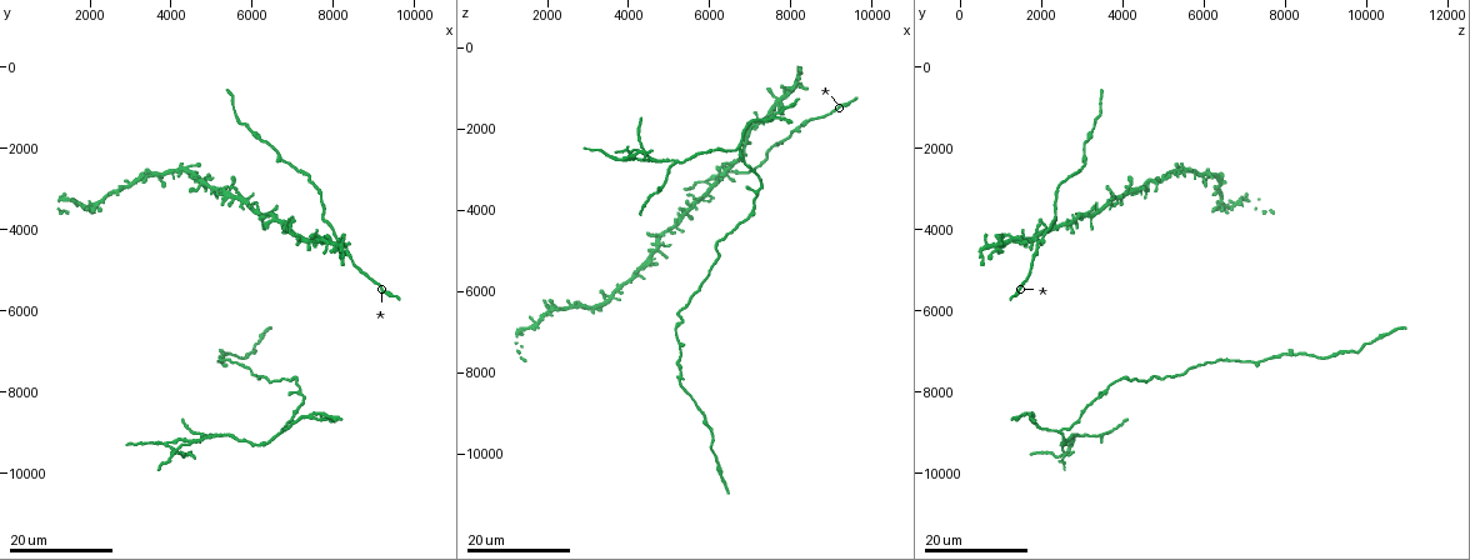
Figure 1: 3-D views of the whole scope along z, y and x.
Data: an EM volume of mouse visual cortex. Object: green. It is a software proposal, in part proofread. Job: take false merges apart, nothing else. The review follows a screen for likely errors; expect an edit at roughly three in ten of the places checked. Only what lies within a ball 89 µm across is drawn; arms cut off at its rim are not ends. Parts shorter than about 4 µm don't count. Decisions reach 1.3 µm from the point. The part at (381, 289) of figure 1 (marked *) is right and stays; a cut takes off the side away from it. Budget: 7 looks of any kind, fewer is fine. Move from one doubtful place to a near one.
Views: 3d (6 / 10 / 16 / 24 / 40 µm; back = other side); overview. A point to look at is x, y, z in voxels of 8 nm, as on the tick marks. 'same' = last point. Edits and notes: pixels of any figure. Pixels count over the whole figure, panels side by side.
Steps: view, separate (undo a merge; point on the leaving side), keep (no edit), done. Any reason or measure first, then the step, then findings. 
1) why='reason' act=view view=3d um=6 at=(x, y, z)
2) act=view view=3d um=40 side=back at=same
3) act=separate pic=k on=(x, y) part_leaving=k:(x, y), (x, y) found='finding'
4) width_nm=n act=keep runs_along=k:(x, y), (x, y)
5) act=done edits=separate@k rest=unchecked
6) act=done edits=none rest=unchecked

why='arms part here' act=view view=3d um=16 at=(7350, 8600, 1800)

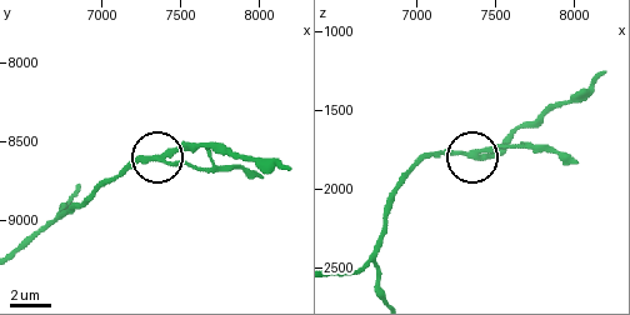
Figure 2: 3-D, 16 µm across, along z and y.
act=view view=3d um=6 at=(7400, 8620, 1800)

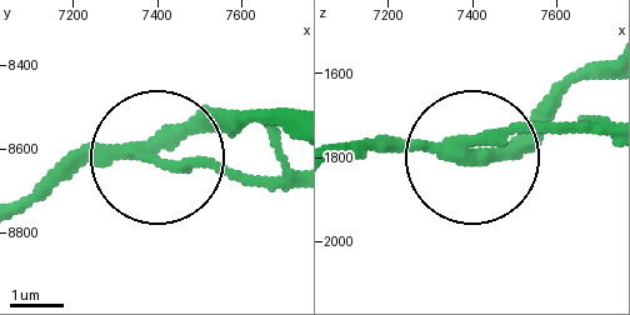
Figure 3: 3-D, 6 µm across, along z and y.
width_nm=250 act=separate pic=3 on=(231, 171) part_leaving=3:(151, 161), (281, 175) found='two neurons meet here'

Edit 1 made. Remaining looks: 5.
act=view view=overview

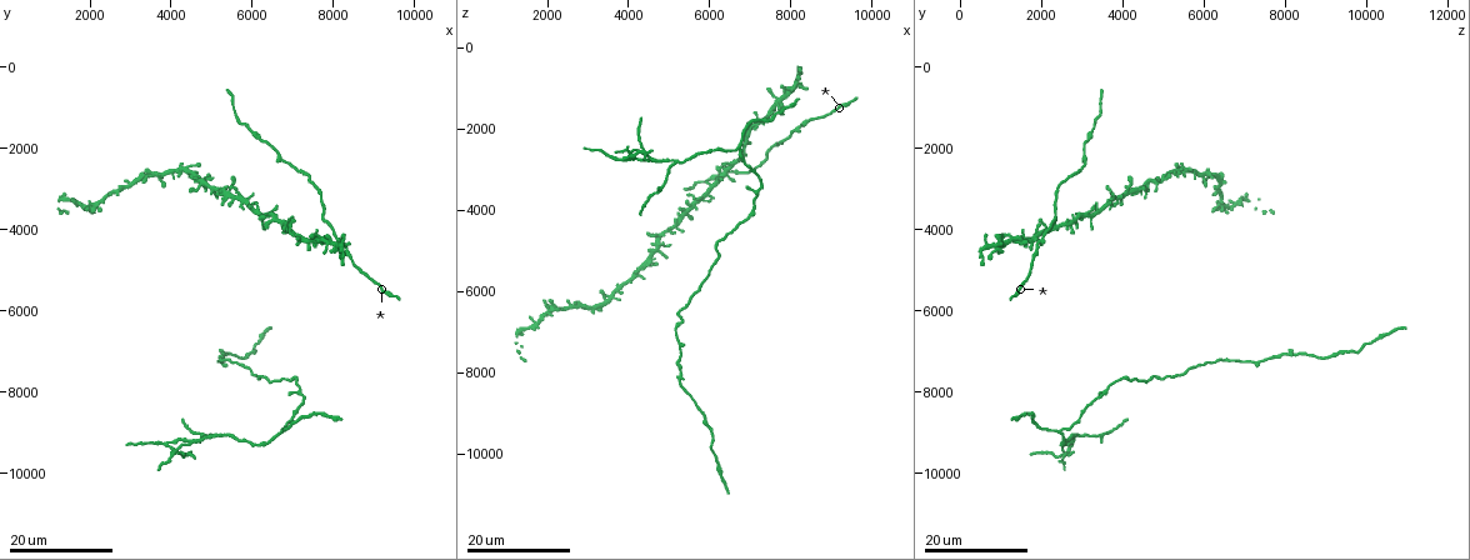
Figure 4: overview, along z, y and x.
why='side arm on a straight run' act=view view=3d um=24 at=(5200, 9100, 2800)

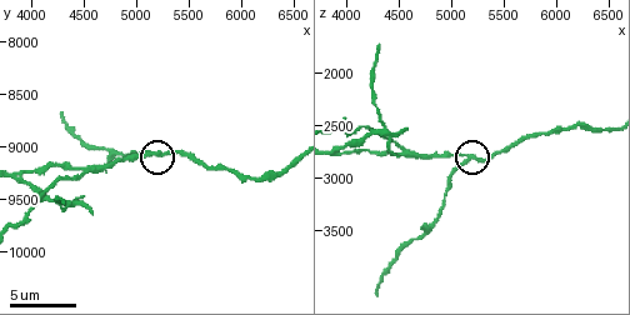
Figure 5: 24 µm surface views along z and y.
why='closer look' act=view view=3d um=6 at=(5140, 9040, 2800)

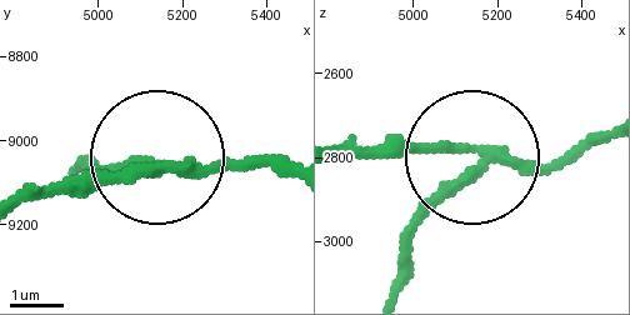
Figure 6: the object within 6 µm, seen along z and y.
act=separate pic=6 on=(420, 215) part_leaving=6:(479, 169), (430, 219), (399, 285) found='a second neuron is stuck on'

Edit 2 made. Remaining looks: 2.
why='two arms in line, one across' act=view view=3d um=10 at=(4520, 9240, 2720)

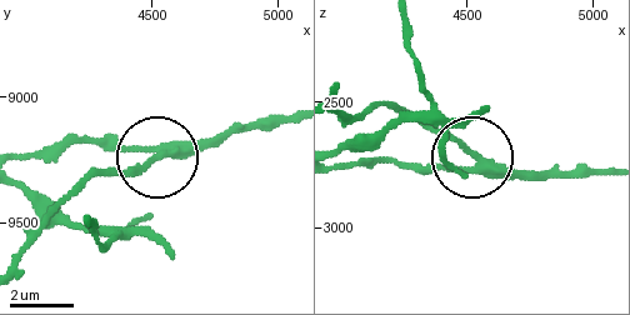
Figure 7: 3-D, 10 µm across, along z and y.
act=view view=3d um=10 side=back at=(4540, 9230, 2730)

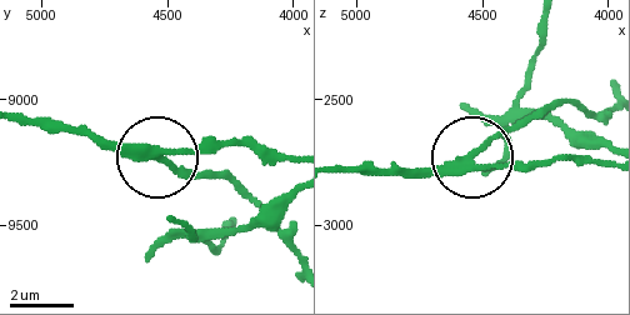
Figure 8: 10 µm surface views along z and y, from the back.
width_nm=230 act=separate pic=8 on=(186, 169) part_leaving=8:(155, 159), (233, 178), (289, 248) found='a second neuron is stuck on'

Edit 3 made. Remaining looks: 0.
act=done edits=separate@3,separate@6,separate@8 rest=unchecked

